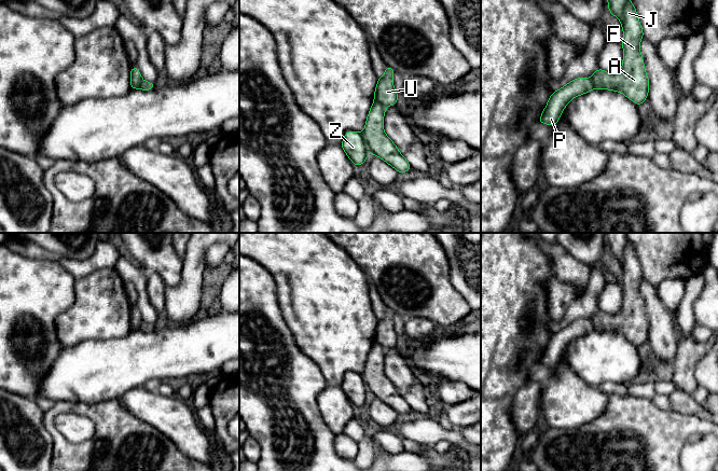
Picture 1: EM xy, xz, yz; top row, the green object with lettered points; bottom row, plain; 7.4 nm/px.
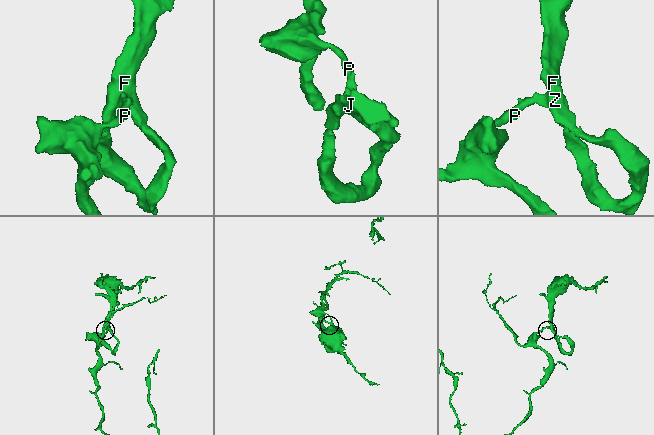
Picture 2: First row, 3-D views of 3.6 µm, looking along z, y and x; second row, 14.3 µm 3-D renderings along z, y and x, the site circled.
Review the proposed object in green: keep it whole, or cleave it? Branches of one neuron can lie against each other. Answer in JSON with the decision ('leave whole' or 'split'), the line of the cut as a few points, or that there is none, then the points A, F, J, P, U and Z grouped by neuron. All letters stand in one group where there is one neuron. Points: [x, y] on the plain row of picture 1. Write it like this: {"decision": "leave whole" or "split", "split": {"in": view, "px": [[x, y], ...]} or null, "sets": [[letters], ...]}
{"decision": "split", "split": {"in": "xz", "px": [[374, 342], [377, 342], [385, 348]]}, "sets": [["A", "F", "J", "Z"], ["P", "U"]]}

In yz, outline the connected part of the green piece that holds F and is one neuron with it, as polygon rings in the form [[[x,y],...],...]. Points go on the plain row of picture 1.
[[[605,233],[605,238],[609,254],[621,263],[623,303],[618,314],[609,315],[598,309],[591,320],[595,330],[622,334],[640,347],[649,335],[649,320],[639,290],[644,273],[635,247],[627,239],[626,233]]]

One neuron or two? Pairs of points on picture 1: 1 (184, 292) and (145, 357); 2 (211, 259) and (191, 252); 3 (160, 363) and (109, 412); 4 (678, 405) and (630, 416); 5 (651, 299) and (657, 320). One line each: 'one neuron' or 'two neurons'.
1: two neurons
2: two neurons
3: two neurons
4: two neurons
5: one neuron

